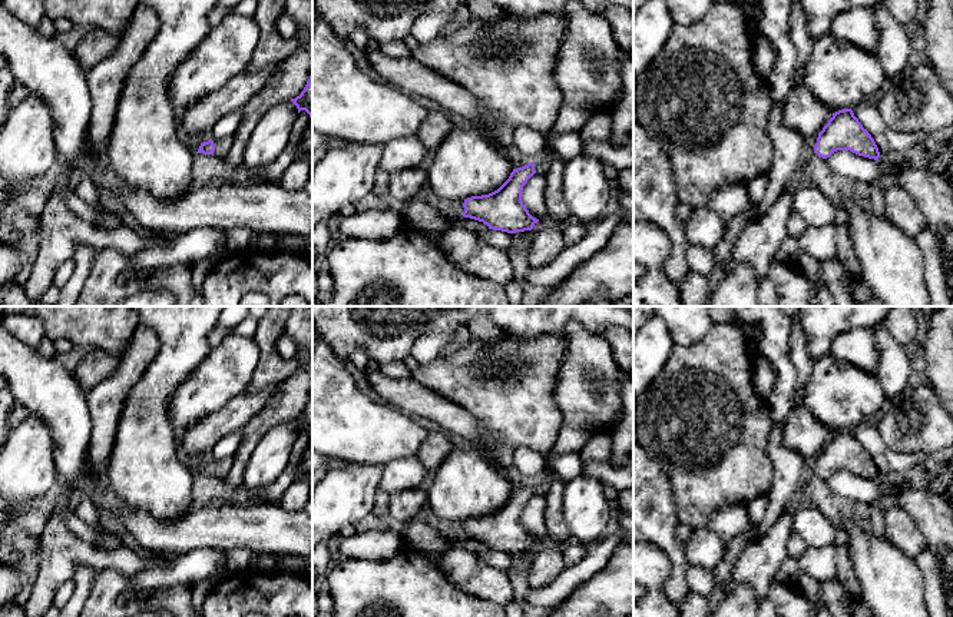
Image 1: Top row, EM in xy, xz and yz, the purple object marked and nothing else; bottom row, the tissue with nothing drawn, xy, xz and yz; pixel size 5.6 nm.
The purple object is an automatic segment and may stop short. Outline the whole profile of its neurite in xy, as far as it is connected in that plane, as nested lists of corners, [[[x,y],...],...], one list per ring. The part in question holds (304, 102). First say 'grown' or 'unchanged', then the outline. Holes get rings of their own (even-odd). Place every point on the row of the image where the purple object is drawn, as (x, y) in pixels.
unchanged; [[[312,74],[310,76],[301,94],[295,99],[291,99],[291,102],[297,106],[298,113],[305,110],[312,119]]]

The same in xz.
grown; [[[553,149],[537,162],[513,169],[509,179],[494,192],[464,199],[463,216],[483,222],[493,230],[507,233],[532,230],[539,219],[533,218],[522,202],[522,190],[535,175],[546,175],[553,162]]]

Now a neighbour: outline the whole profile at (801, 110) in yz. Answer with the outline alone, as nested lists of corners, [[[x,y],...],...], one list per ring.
[[[804,83],[797,84],[782,103],[782,123],[804,137],[818,135],[831,117],[833,112]]]

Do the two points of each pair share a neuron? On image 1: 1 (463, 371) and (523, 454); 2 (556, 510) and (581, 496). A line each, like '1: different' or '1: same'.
1: different
2: different

